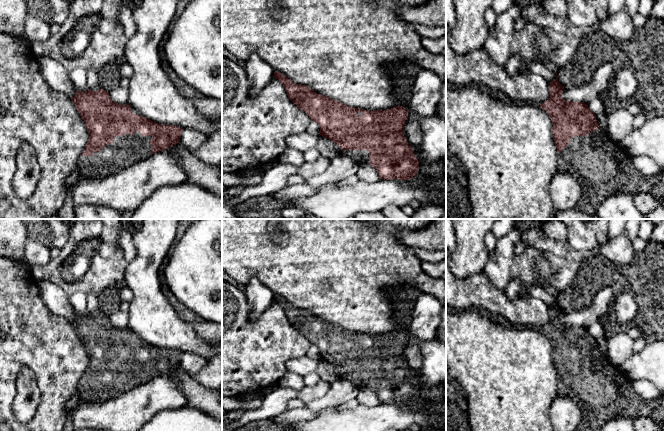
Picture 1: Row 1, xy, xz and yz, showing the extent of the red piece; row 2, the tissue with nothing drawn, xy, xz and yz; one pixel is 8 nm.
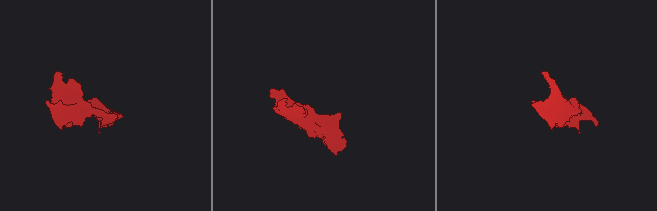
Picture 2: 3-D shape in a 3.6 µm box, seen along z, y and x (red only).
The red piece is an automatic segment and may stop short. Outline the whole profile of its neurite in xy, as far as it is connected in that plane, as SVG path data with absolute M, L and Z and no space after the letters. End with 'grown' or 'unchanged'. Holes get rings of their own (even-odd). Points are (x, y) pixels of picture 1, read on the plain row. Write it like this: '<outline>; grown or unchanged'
M100 313L85 316L76 314L71 322L80 338L87 356L88 366L78 382L82 402L104 402L129 391L156 376L180 367L183 353L173 349L158 348L132 336L129 327L120 329L111 324L108 315Z; grown

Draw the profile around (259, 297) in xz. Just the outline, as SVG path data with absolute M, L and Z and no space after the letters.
M251 278L244 293L253 317L260 316L274 302L274 293L257 278Z

